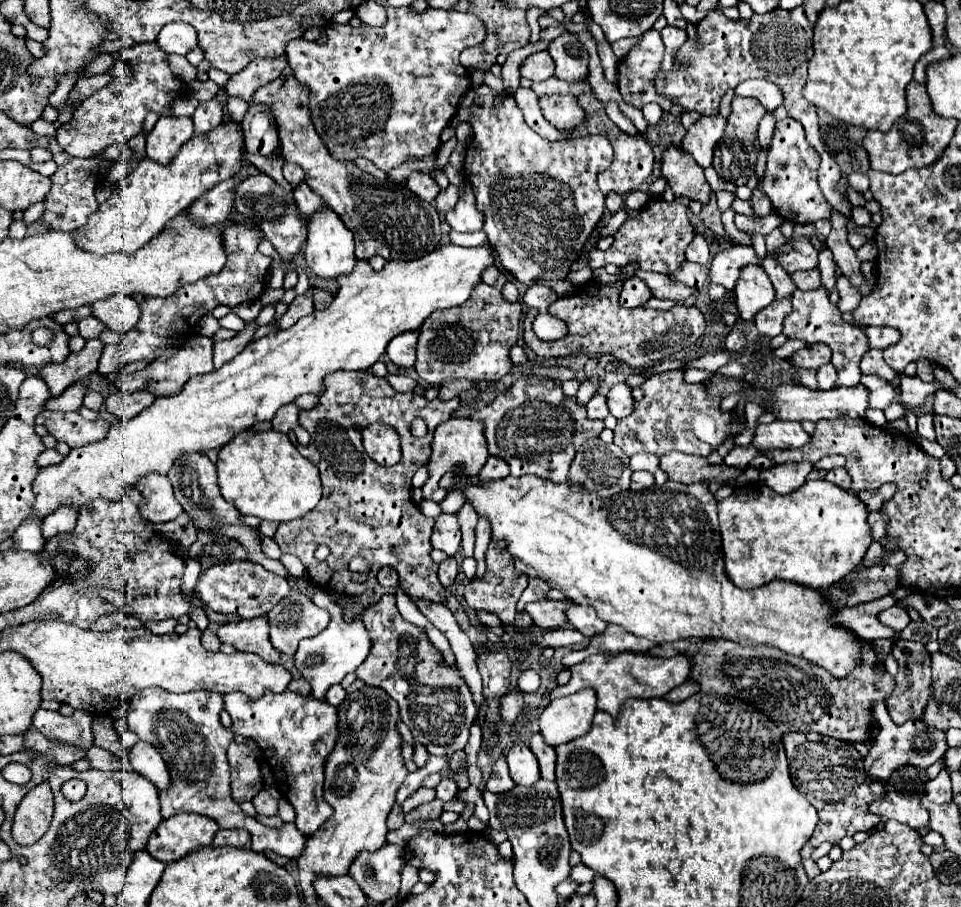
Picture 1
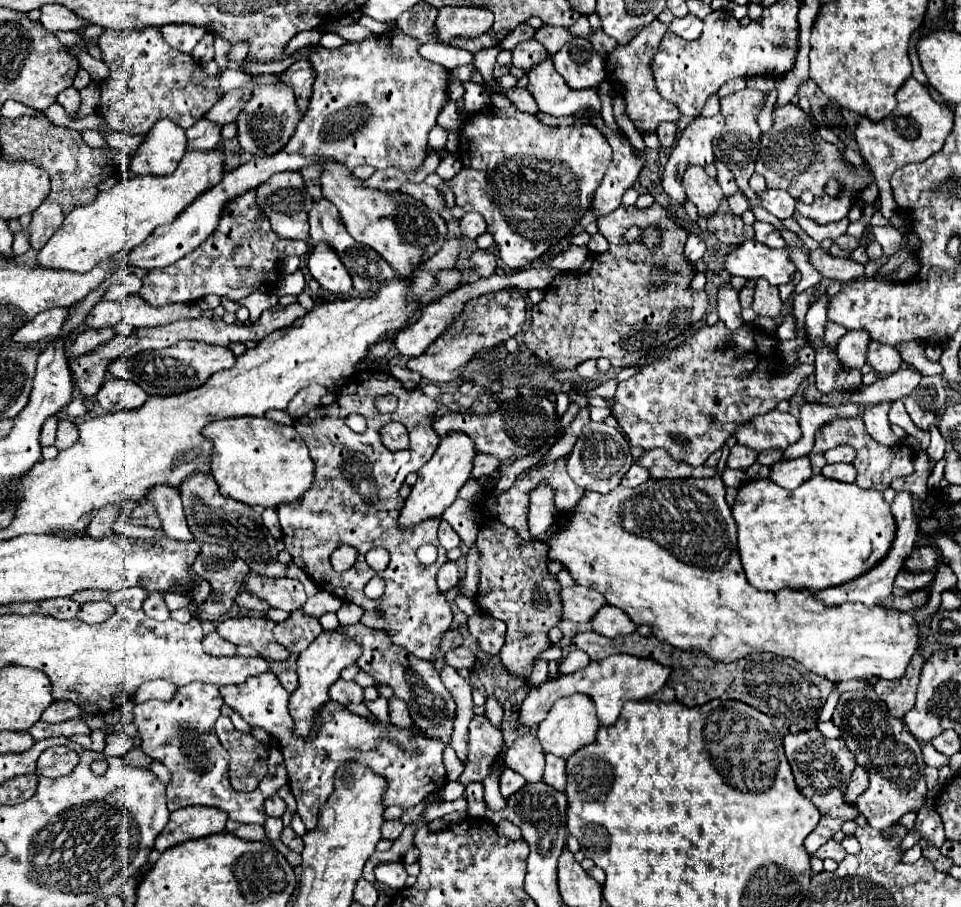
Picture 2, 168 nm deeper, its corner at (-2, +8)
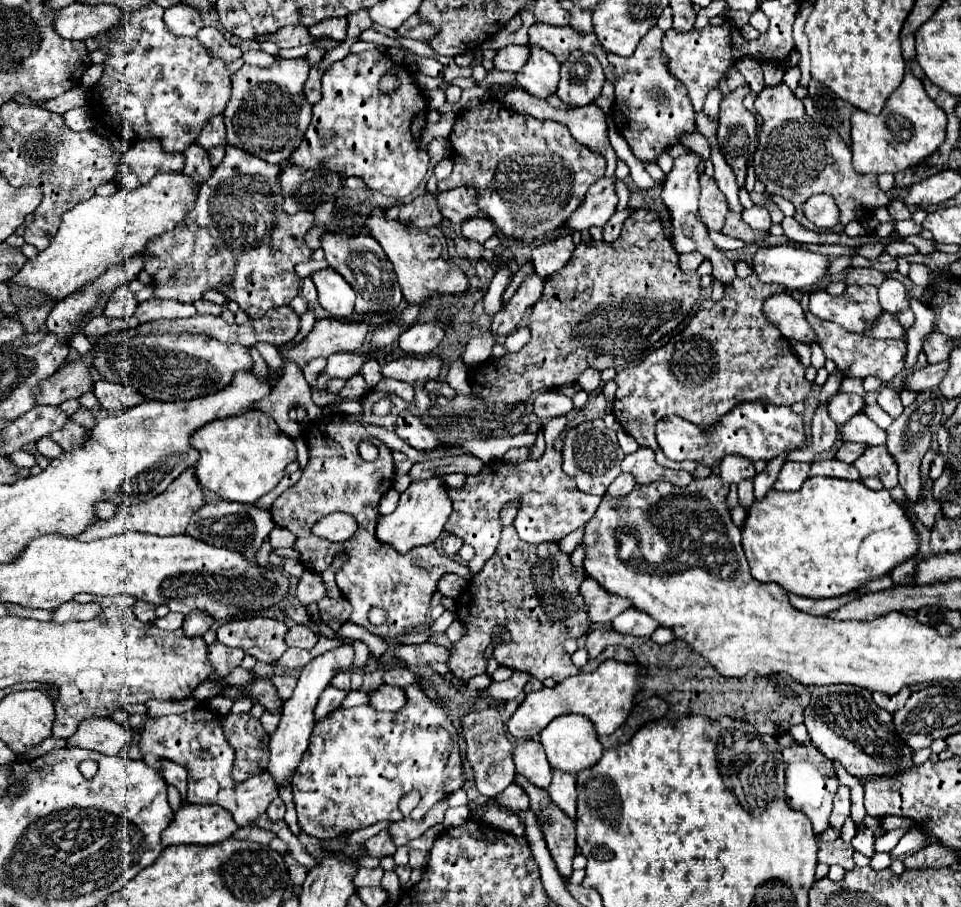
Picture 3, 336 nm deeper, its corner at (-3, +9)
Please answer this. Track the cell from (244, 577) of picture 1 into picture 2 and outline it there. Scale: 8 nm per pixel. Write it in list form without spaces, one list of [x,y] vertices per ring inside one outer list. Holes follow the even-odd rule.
[[[250,573],[244,579],[244,587],[248,593],[266,599],[272,607],[284,609],[284,611],[296,611],[306,603],[306,591],[300,581],[294,579],[268,579],[258,573]]]

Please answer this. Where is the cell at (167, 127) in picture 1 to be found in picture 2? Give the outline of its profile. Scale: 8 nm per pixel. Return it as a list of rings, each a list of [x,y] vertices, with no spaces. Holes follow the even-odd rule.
[[[160,119],[132,153],[130,169],[136,175],[170,175],[186,153],[186,133],[170,119]]]

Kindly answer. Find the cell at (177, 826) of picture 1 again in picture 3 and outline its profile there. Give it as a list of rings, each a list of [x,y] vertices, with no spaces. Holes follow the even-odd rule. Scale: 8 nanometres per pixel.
[[[187,804],[175,812],[173,822],[163,830],[163,846],[171,844],[215,844],[237,830],[227,810],[215,804]]]

